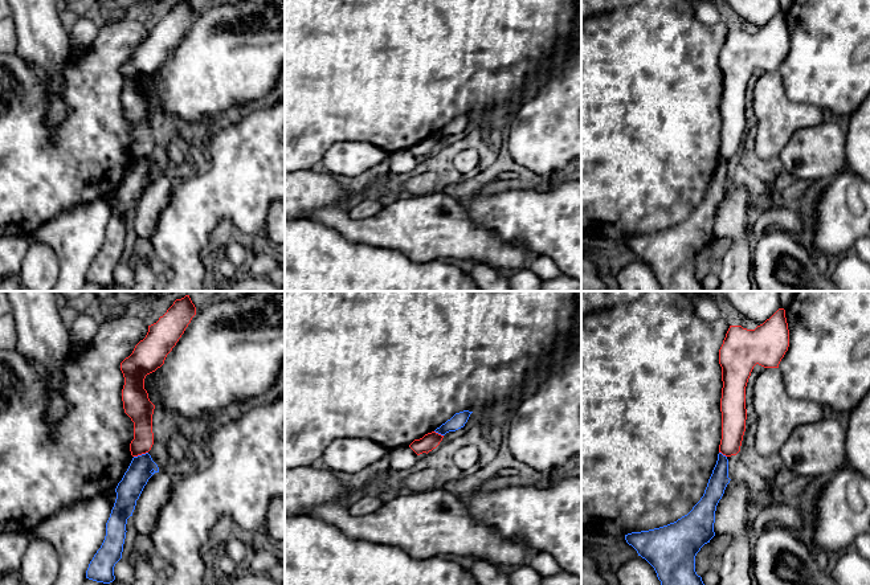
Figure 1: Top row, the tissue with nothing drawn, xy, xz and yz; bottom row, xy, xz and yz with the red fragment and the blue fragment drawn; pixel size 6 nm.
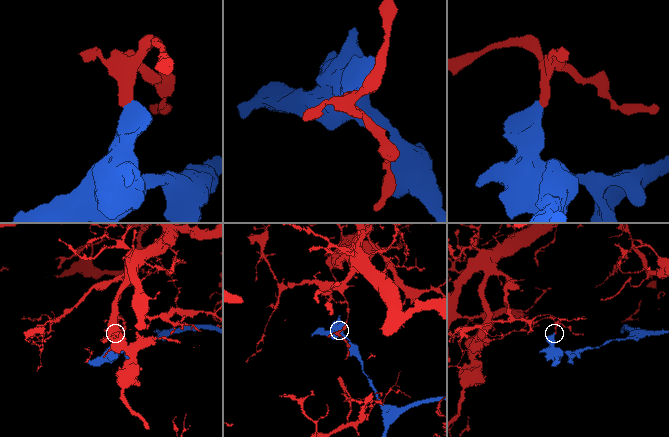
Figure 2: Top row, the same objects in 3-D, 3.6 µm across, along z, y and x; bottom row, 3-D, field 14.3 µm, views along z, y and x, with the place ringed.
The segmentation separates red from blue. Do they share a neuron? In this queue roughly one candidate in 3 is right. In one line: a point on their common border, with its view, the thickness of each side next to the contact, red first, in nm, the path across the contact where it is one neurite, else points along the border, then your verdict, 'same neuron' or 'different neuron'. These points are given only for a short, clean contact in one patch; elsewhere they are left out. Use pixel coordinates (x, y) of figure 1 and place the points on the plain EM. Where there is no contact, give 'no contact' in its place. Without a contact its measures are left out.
xy (141, 158) | 140/150 nm | along xy (147, 155), (134, 160) | different neuron

